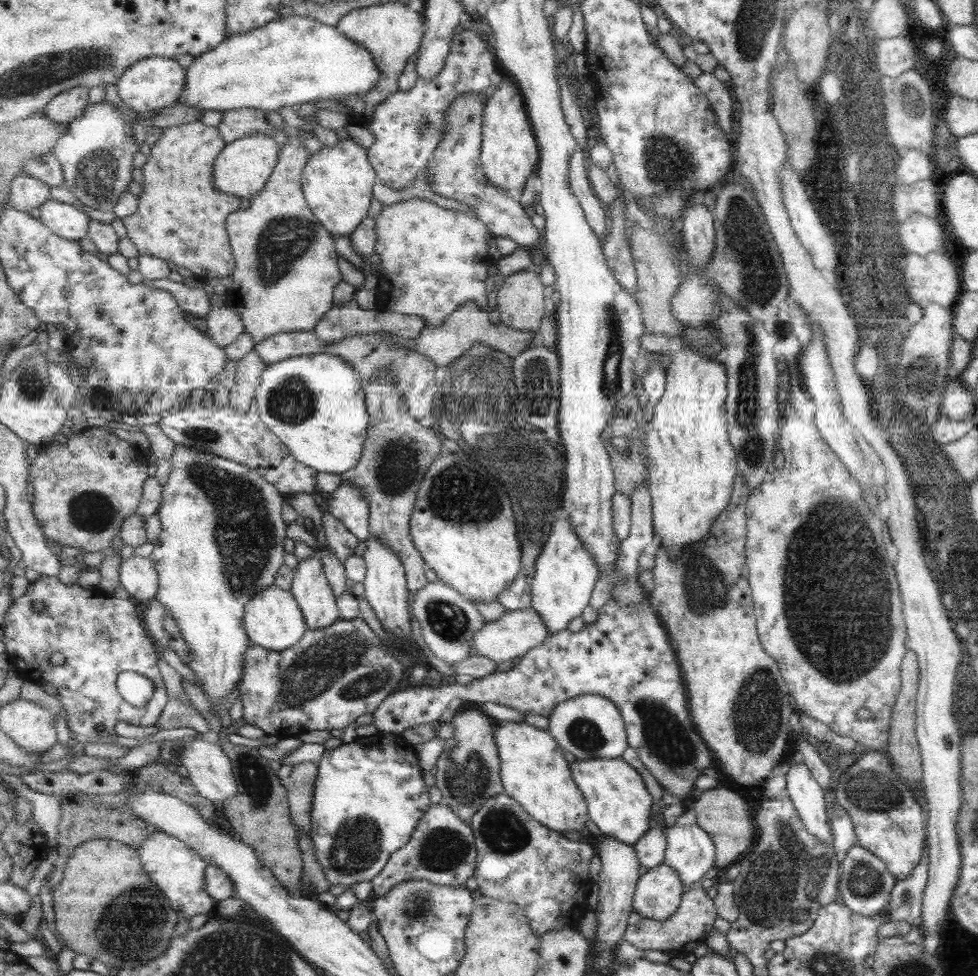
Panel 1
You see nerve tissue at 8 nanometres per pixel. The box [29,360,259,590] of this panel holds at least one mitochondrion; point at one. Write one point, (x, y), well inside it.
(92, 511)

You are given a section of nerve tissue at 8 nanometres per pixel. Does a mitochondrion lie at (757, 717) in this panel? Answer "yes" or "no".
yes

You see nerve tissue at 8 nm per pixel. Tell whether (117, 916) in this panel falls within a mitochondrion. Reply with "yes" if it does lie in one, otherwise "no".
yes

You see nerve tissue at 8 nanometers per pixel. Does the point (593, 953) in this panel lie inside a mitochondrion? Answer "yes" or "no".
no

